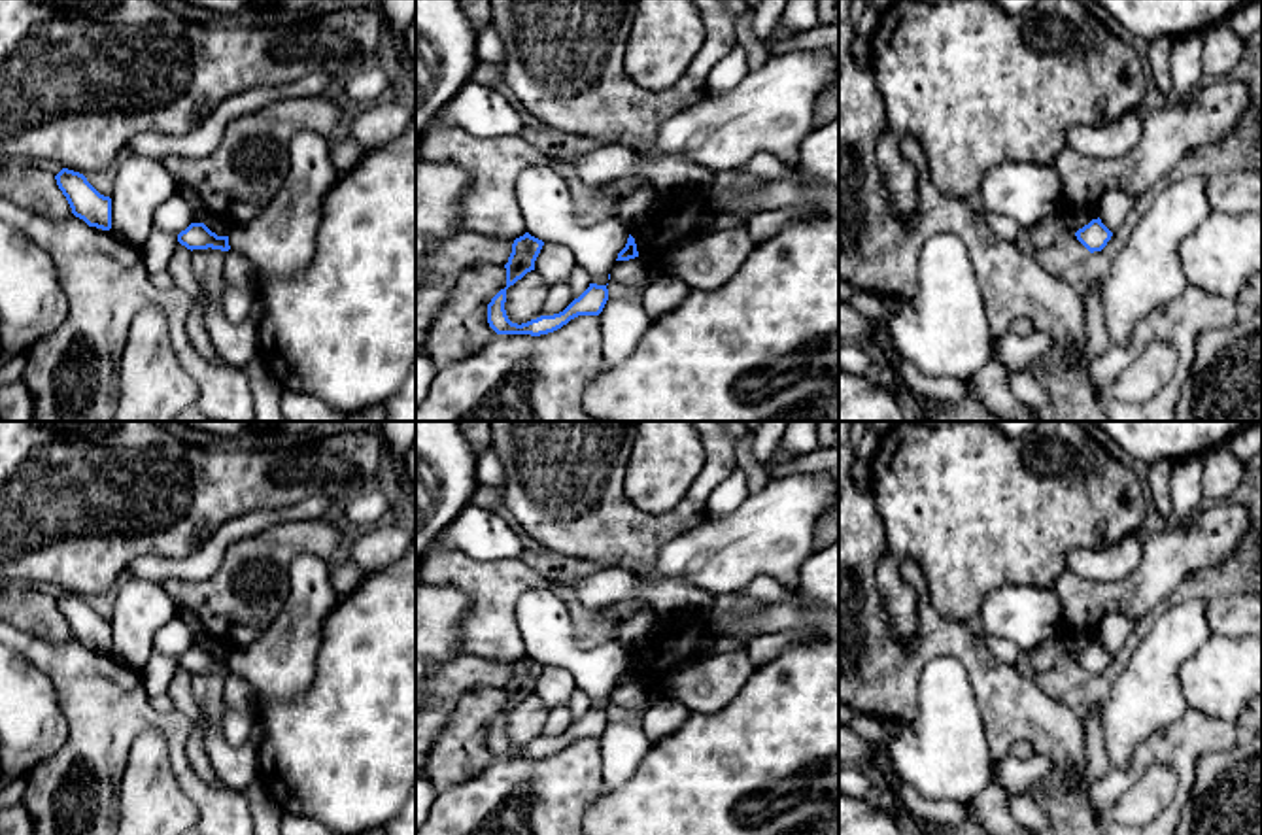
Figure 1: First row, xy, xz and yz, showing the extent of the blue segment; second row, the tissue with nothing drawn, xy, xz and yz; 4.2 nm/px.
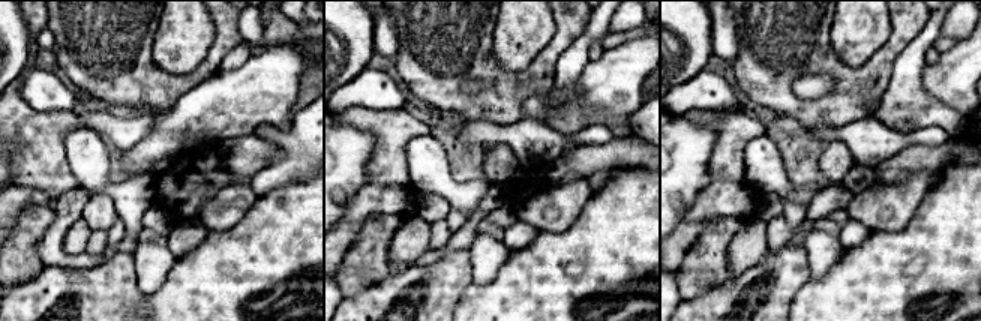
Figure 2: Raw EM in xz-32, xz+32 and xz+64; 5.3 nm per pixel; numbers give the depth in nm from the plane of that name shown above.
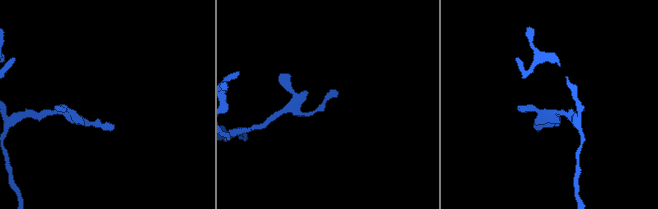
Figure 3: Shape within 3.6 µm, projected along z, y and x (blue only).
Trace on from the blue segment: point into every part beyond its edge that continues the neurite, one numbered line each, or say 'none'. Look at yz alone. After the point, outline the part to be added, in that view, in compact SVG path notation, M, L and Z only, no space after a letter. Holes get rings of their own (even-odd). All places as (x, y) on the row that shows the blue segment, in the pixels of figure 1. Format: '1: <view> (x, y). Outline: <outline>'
none

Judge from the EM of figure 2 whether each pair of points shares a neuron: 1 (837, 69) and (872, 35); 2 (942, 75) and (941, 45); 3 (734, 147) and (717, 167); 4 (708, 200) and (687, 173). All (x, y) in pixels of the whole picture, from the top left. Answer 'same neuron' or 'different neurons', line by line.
1: different neurons
2: different neurons
3: same neuron
4: different neurons

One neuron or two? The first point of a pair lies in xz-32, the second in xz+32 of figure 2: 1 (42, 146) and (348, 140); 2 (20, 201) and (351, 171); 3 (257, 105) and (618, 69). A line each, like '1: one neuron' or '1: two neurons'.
1: two neurons
2: two neurons
3: one neuron

